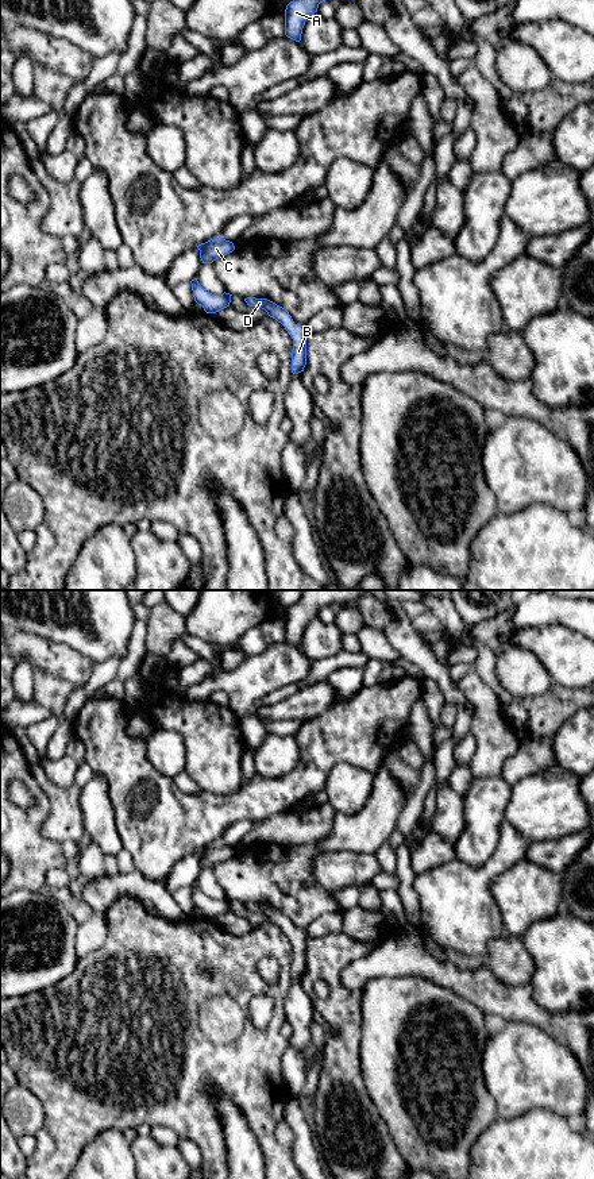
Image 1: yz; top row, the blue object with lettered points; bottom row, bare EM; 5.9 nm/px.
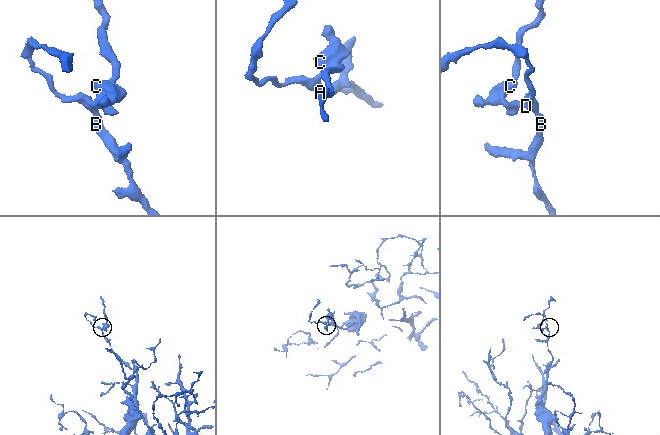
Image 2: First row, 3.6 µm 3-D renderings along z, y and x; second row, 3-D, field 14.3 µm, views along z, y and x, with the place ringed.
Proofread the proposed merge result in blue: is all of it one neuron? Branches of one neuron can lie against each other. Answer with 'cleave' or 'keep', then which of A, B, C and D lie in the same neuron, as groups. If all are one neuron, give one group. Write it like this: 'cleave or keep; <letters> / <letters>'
keep; A B C D

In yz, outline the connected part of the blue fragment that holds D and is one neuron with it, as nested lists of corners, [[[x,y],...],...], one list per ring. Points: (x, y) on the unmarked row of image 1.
[[[244,903],[247,910],[259,912],[267,917],[267,920],[281,928],[288,939],[293,944],[292,955],[292,978],[298,979],[304,976],[306,970],[306,933],[296,929],[289,917],[267,903]]]

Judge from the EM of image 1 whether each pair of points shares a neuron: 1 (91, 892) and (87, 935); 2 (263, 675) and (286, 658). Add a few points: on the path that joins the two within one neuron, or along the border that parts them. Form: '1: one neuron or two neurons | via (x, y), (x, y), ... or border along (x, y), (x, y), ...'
1: one neuron | via (97, 902), (96, 924)
2: one neuron | via (269, 670), (281, 663)

